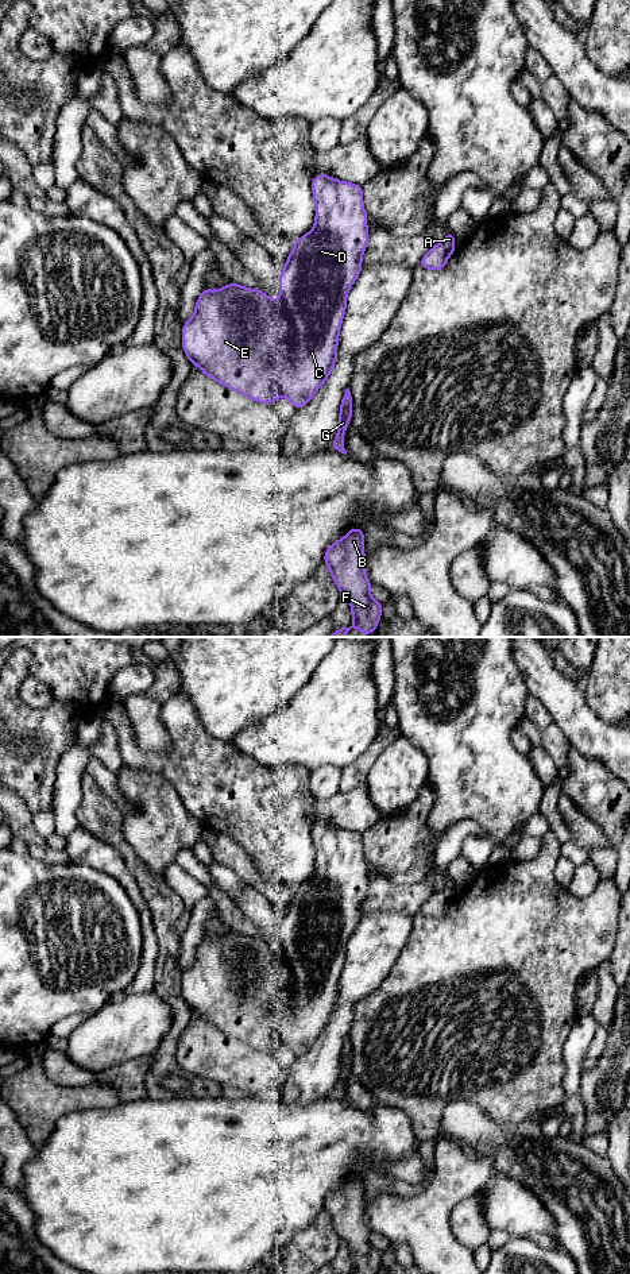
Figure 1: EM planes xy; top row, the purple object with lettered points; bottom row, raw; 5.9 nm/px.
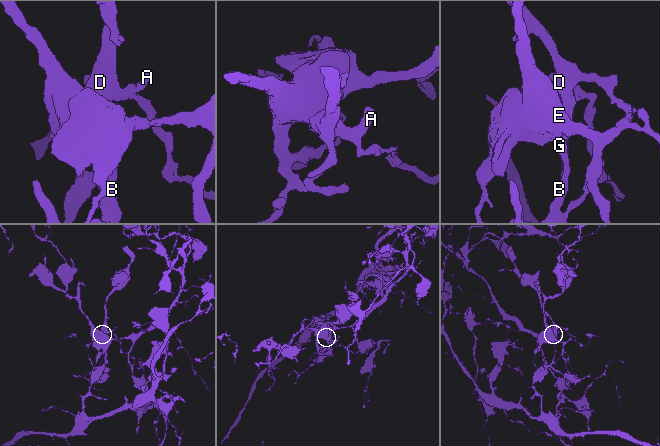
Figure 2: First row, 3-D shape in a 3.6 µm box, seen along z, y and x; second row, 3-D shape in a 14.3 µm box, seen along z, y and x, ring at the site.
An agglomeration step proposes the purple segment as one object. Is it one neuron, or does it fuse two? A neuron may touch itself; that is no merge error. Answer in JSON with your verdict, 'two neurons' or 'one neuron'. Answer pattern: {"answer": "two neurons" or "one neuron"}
{"answer": "two neurons"}

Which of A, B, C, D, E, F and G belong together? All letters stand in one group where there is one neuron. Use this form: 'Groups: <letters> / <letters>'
Groups: A B C D F G / E

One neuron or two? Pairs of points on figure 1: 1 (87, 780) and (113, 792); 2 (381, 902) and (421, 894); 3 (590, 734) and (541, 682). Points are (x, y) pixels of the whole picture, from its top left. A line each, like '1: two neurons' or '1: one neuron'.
1: two neurons
2: one neuron
3: one neuron

